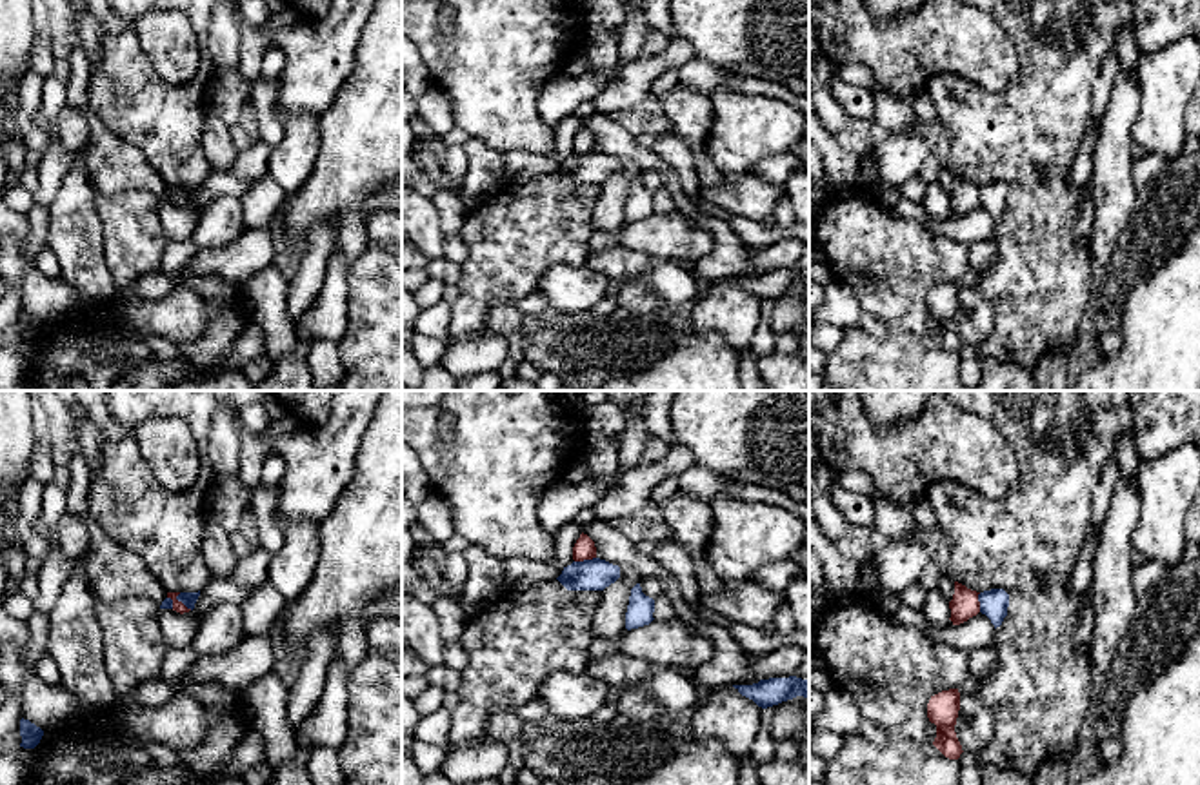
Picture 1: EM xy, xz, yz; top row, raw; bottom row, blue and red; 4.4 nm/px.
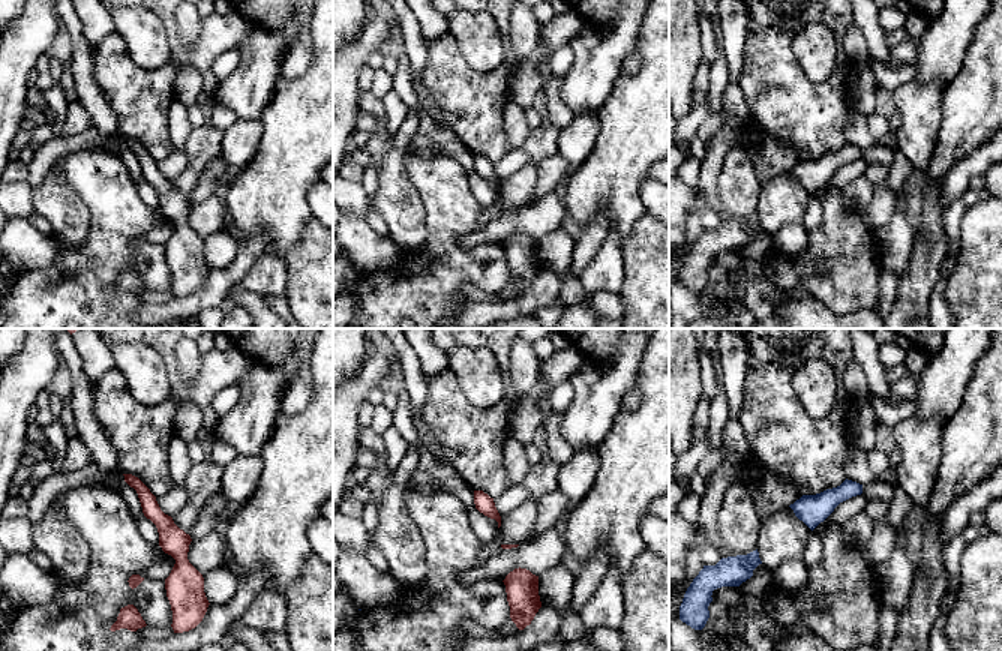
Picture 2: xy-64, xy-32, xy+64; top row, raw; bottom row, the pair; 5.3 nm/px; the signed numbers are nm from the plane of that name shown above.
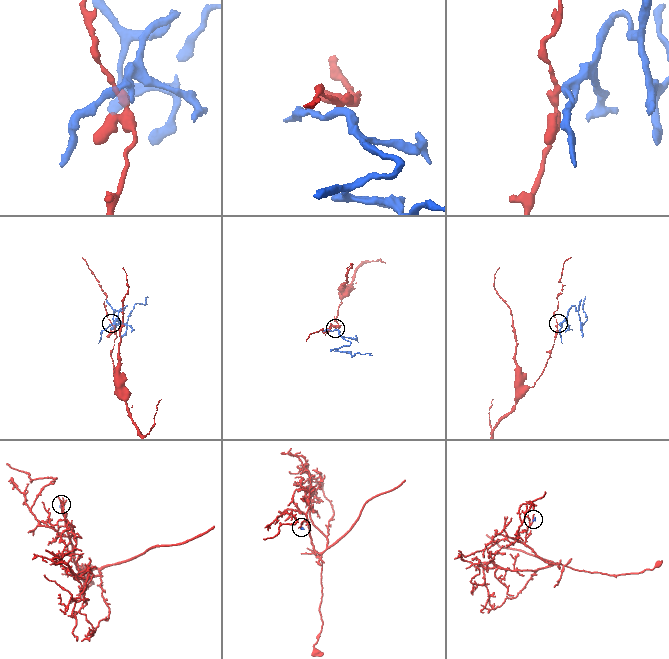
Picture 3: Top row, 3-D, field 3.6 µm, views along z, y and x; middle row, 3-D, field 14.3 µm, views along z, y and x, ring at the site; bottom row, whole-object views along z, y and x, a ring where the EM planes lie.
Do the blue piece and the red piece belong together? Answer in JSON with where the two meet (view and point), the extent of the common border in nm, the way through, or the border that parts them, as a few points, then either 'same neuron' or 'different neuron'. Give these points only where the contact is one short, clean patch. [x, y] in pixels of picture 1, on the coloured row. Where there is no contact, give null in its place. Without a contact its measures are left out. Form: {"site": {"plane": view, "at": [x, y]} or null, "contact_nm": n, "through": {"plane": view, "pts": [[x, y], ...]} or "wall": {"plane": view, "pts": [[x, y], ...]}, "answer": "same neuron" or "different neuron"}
{"site": {"plane": "xy", "at": [180, 600]}, "contact_nm": 130, "answer": "different neuron"}

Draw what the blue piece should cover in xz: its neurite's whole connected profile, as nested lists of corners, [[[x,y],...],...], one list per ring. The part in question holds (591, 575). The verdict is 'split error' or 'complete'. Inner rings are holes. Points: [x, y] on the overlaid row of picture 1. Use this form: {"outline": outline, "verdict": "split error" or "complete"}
{"outline": [[[593,558],[573,561],[556,578],[567,591],[604,591],[620,578],[620,567]]], "verdict": "complete"}

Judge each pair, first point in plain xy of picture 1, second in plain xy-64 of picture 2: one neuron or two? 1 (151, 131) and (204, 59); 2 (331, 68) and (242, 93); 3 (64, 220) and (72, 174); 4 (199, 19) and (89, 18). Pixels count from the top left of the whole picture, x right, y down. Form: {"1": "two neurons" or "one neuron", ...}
{"1": "one neuron", "2": "one neuron", "3": "two neurons", "4": "two neurons"}

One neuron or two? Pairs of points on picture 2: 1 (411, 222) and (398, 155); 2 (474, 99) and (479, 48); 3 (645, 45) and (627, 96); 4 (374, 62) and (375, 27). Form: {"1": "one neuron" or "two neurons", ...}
{"1": "one neuron", "2": "two neurons", "3": "one neuron", "4": "two neurons"}

